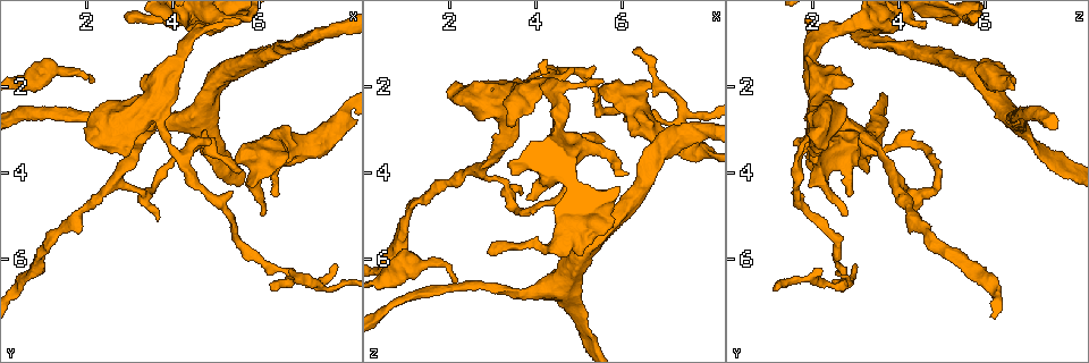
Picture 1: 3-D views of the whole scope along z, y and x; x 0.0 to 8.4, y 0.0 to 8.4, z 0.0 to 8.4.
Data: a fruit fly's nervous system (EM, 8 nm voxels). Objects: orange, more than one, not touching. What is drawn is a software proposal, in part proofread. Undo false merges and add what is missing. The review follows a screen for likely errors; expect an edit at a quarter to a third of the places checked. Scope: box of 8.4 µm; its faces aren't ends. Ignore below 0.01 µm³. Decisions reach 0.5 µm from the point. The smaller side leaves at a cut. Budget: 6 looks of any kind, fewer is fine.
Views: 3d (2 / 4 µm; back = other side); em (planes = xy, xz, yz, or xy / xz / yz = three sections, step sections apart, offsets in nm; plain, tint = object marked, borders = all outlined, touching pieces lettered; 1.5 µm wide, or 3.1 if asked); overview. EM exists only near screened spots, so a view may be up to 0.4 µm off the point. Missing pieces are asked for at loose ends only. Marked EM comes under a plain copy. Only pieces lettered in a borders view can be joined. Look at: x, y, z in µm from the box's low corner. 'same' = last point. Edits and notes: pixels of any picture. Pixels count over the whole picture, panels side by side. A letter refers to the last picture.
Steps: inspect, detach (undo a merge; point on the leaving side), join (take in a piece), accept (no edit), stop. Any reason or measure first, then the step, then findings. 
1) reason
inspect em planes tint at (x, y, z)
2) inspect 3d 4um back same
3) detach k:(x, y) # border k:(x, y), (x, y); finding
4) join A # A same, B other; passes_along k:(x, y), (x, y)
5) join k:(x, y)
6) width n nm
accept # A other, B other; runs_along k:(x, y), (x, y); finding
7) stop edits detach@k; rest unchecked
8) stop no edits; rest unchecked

stops while still wide
inspect em planes borders at (6.65, 3.60, 2.00)

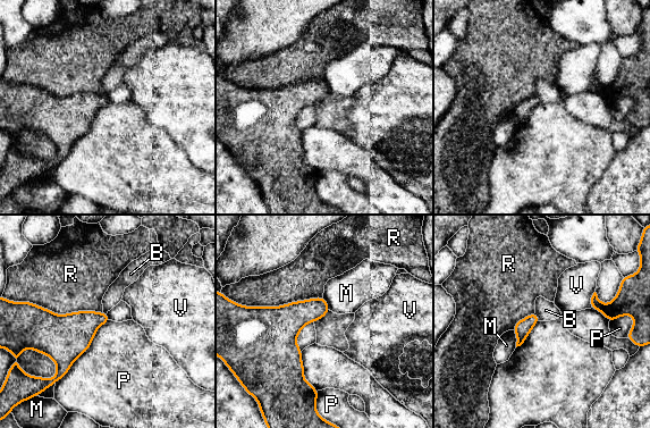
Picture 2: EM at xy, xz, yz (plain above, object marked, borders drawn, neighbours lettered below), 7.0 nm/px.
accept # B other, M other, P other, R other, V other; border 2:(110, 320), (56, 384); none of them fits

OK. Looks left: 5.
thick turns thin
inspect em planes borders at (7.95, 2.75, 3.55)

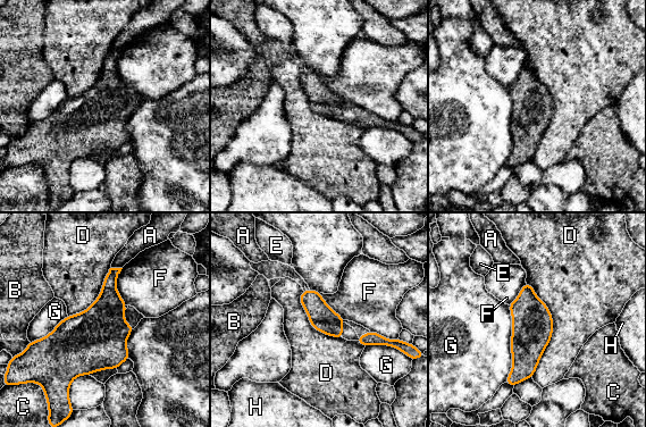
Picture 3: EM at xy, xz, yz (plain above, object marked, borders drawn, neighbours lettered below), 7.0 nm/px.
accept # A other, B other, C other, D other, E other, F other, G other, H other; border 3:(526, 282), (552, 318), (531, 377); all the same neuron

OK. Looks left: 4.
free end
inspect em planes tint at (2.15, 1.85, 6.55)

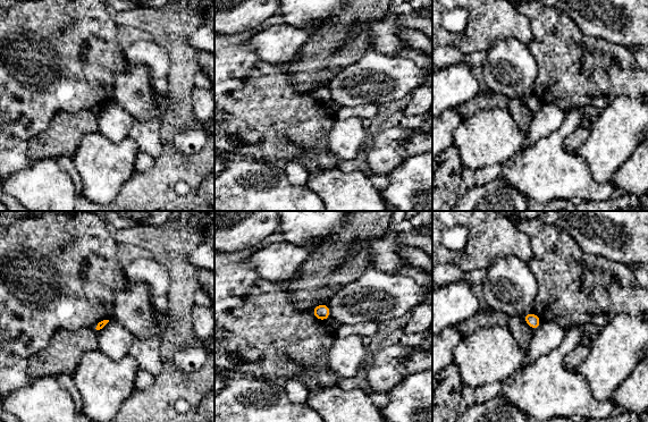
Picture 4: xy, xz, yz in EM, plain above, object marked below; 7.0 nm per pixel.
see the neighbours
inspect em planes borders same

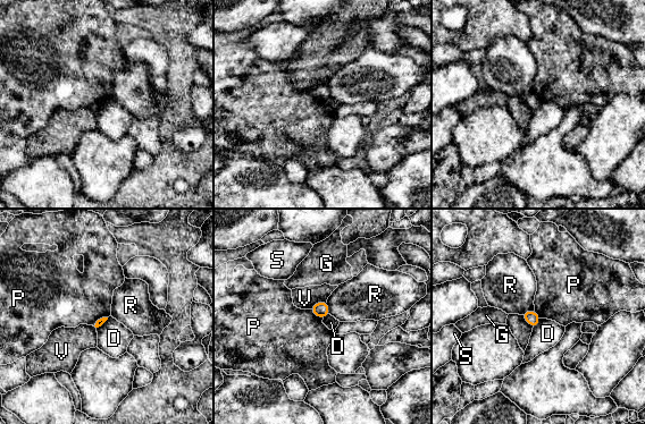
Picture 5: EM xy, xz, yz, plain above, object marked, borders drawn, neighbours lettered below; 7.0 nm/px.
accept # D other, G other, P other, R other, S other, V other; border 5:(310, 308), (323, 319); no lettered piece goes on from it

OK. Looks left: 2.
stop no edits; rest unchecked

